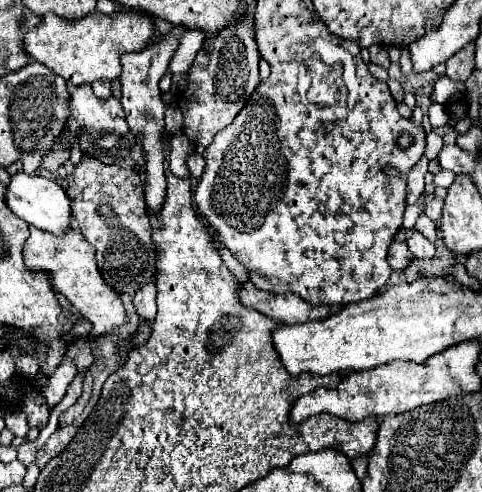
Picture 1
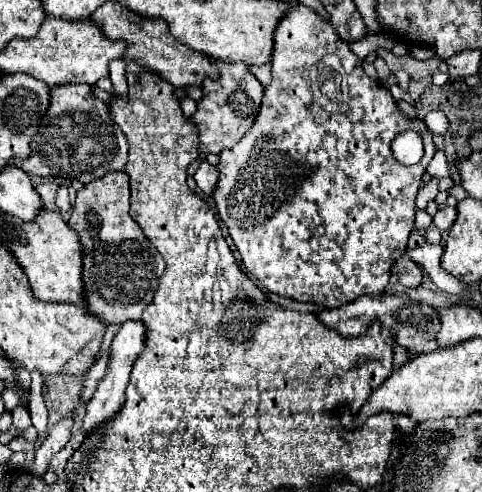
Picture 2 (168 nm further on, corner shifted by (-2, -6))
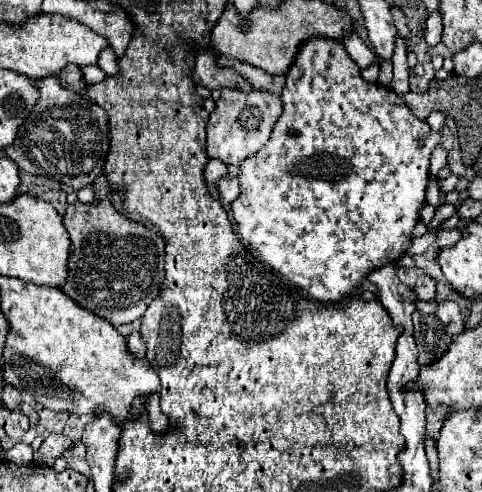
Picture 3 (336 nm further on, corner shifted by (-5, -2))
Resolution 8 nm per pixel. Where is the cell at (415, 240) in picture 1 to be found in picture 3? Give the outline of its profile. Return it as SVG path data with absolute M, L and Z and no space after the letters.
M452 228L452 230L442 230L438 234L438 244L440 246L454 246L460 240L460 230Z

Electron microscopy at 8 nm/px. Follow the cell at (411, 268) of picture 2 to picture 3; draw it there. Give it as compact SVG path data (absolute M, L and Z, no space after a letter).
M420 276L416 286L414 286L414 290L416 290L418 298L424 300L424 302L436 300L436 282L430 276Z

